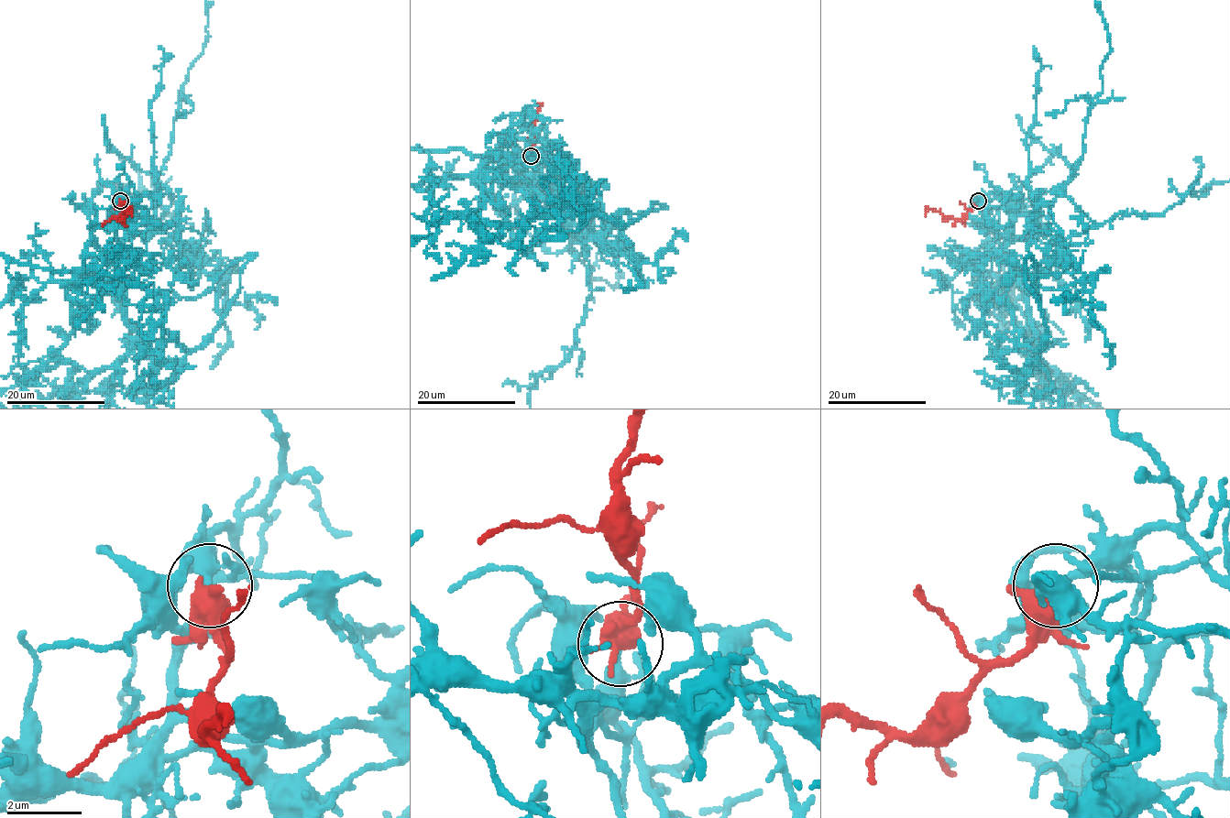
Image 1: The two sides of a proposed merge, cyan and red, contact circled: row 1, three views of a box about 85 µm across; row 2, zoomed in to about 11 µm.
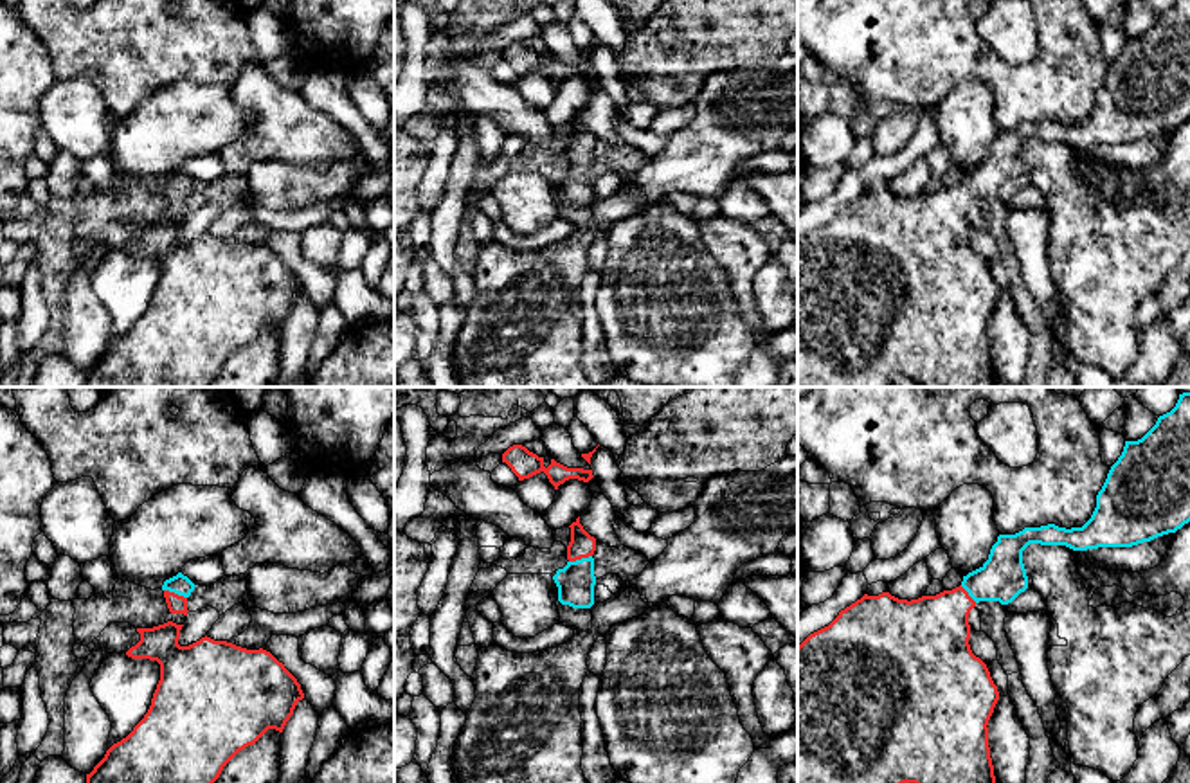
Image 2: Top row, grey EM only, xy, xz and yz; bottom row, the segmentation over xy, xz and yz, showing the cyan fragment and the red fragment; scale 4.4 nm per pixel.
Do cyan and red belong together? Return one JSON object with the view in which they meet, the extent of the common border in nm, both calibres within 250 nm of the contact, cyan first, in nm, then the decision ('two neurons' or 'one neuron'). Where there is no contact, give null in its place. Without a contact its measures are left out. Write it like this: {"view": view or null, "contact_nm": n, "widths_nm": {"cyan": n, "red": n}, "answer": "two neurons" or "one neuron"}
{"view": "xy", "contact_nm": 110, "widths_nm": {"cyan": 90, "red": 80}, "answer": "one neuron"}

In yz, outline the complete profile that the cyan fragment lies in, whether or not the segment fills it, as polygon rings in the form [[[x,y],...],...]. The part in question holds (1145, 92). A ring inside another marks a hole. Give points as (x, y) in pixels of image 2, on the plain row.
[[[1176,0],[1141,36],[1125,38],[1096,92],[1096,104],[1082,124],[1048,121],[999,131],[979,166],[963,173],[960,184],[936,193],[907,198],[889,189],[864,191],[798,243],[798,387],[893,387],[904,380],[915,380],[922,387],[994,387],[987,322],[999,288],[987,261],[970,247],[970,207],[979,198],[1008,202],[1028,185],[1023,148],[1030,140],[1066,142],[1073,148],[1132,144],[1176,130],[1188,119],[1190,0]]]

